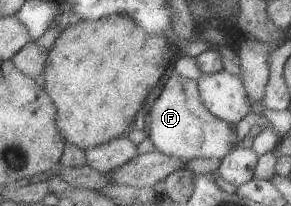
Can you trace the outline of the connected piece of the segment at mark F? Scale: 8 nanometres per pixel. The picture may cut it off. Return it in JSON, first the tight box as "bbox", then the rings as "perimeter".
{"bbox":[145,73,239,161],"perimeter":[[[174,73],[167,78],[167,82],[163,84],[163,90],[159,92],[157,99],[151,104],[149,108],[149,128],[145,129],[147,136],[154,145],[154,149],[162,154],[181,158],[185,161],[192,159],[211,159],[221,161],[230,151],[231,144],[239,146],[234,143],[235,132],[229,129],[229,124],[223,120],[212,116],[200,102],[196,82],[192,79],[182,78]]]}

